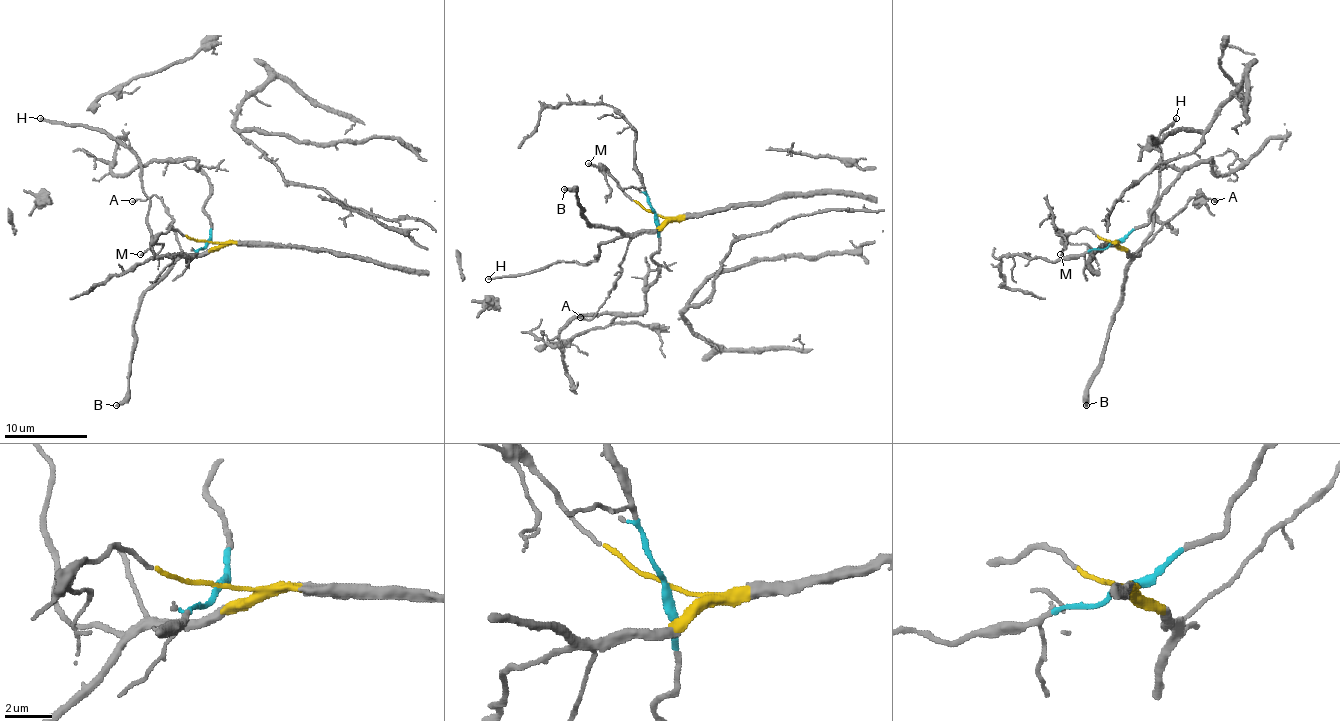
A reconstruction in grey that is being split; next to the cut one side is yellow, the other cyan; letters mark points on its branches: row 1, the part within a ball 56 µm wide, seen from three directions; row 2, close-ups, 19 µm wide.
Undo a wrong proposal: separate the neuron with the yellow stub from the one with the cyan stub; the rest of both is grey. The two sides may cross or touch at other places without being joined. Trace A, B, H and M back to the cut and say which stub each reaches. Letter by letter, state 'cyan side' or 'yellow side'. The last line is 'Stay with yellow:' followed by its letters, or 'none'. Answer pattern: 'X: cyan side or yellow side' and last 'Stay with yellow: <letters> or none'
A: yellow side
B: yellow side
H: yellow side
M: yellow side
Stay with yellow: A, B, H, M

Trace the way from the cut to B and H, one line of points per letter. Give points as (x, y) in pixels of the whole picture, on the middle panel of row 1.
B: (657, 213), (667, 219), (655, 230), (628, 234), (595, 228), (582, 215), (576, 190), (564, 188)
H: (657, 213), (667, 219), (655, 230), (607, 240), (589, 263), (553, 263), (533, 271), (487, 279)

